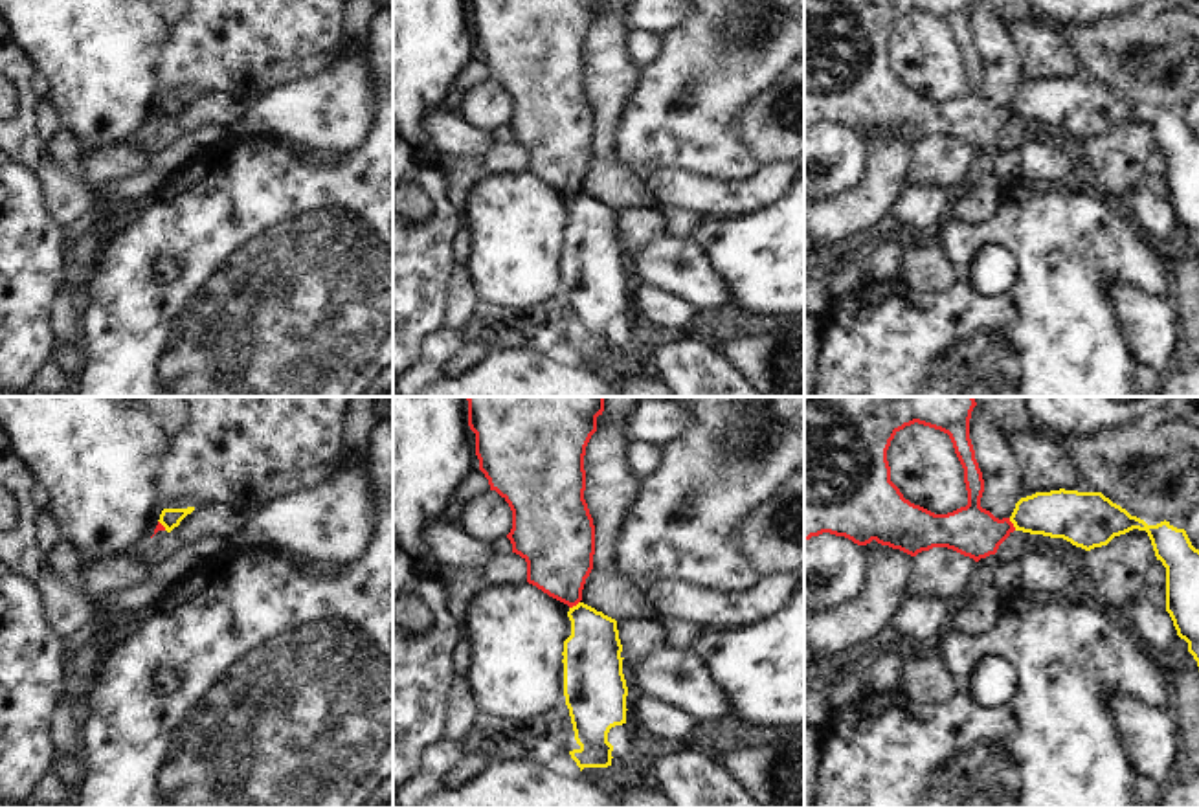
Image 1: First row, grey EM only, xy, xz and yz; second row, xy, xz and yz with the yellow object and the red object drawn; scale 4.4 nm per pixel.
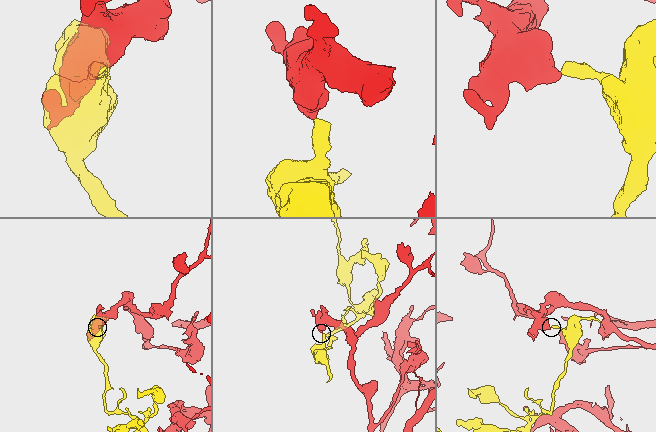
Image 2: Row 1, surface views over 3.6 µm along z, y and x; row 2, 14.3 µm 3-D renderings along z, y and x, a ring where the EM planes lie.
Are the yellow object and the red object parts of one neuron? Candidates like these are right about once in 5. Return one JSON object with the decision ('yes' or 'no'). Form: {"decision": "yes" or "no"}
{"decision": "no"}

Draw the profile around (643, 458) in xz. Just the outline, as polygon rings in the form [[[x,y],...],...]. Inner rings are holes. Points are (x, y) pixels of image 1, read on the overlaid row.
[[[637,441],[626,446],[628,465],[641,479],[659,466],[661,454],[663,446],[656,443]]]

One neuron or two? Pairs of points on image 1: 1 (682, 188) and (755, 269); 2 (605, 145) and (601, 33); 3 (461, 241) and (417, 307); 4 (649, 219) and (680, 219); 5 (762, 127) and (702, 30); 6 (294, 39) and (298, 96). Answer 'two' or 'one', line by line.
1: two
2: one
3: two
4: two
5: two
6: two

